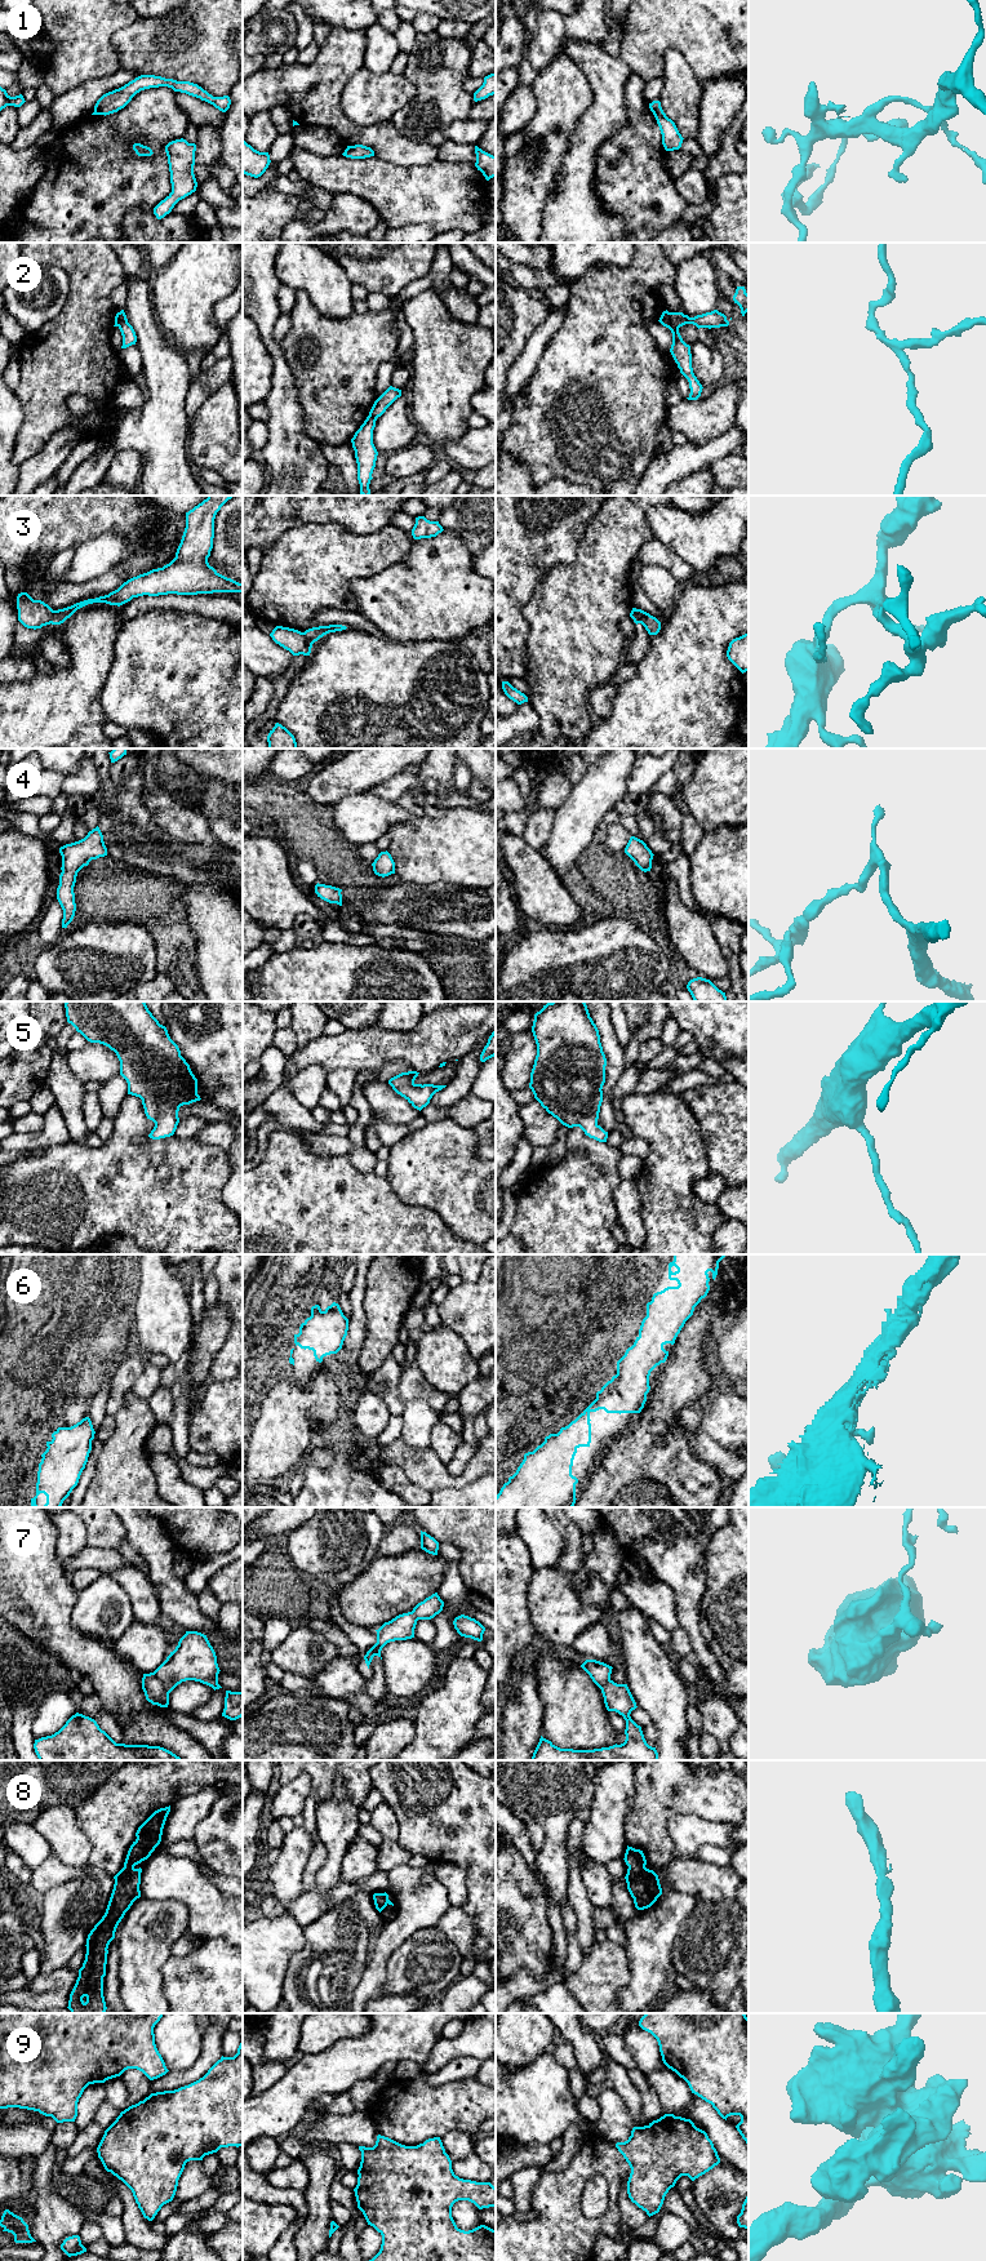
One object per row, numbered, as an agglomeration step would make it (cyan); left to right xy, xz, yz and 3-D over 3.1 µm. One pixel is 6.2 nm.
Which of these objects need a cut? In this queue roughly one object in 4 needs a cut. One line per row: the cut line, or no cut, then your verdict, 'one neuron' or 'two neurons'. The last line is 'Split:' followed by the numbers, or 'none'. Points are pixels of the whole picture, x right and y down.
1: cut none; one neuron
2: cut yz (669, 312), (669, 323), (678, 329); two neurons
3: cut xy (54, 611), (50, 622); two neurons
4: cut none; one neuron
5: cut none; one neuron
6: cut none; one neuron
7: cut xy (152, 1673), (169, 1692); two neurons
8: cut none; one neuron
9: cut none; one neuron
Split: 2, 3, 7

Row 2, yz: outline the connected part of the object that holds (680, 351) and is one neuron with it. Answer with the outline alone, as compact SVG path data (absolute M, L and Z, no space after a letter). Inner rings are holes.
M667 310L663 311L658 321L663 327L669 328L672 333L672 345L671 345L670 352L675 363L678 364L680 373L689 382L690 394L687 399L697 400L701 396L703 387L693 373L690 346L683 341L679 333L679 329L675 329L671 327L669 314L670 312Z

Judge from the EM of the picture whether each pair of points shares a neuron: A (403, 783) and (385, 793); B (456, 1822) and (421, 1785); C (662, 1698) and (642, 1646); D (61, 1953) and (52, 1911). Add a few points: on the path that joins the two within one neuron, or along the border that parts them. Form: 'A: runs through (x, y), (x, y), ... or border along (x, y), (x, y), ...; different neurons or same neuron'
A: runs through (399, 785), (389, 790); same neuron
B: runs through (449, 1813), (430, 1794); same neuron
C: runs through (656, 1686), (645, 1658); same neuron
D: runs through (61, 1942), (61, 1933), (56, 1922); same neuron

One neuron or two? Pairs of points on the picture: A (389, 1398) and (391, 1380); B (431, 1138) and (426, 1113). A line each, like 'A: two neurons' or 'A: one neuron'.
A: one neuron
B: two neurons

